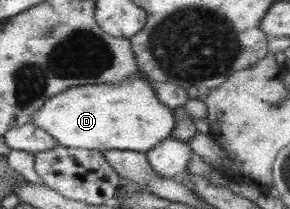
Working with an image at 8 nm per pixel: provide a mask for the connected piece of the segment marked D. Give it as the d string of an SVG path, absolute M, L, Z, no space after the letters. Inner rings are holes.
M141 73L130 74L116 83L88 84L69 87L61 94L47 99L40 110L35 111L30 117L30 122L36 127L41 127L46 134L58 142L59 146L96 150L99 152L117 149L118 151L140 151L145 153L152 150L158 143L170 139L174 127L173 110L158 99L149 79Z

